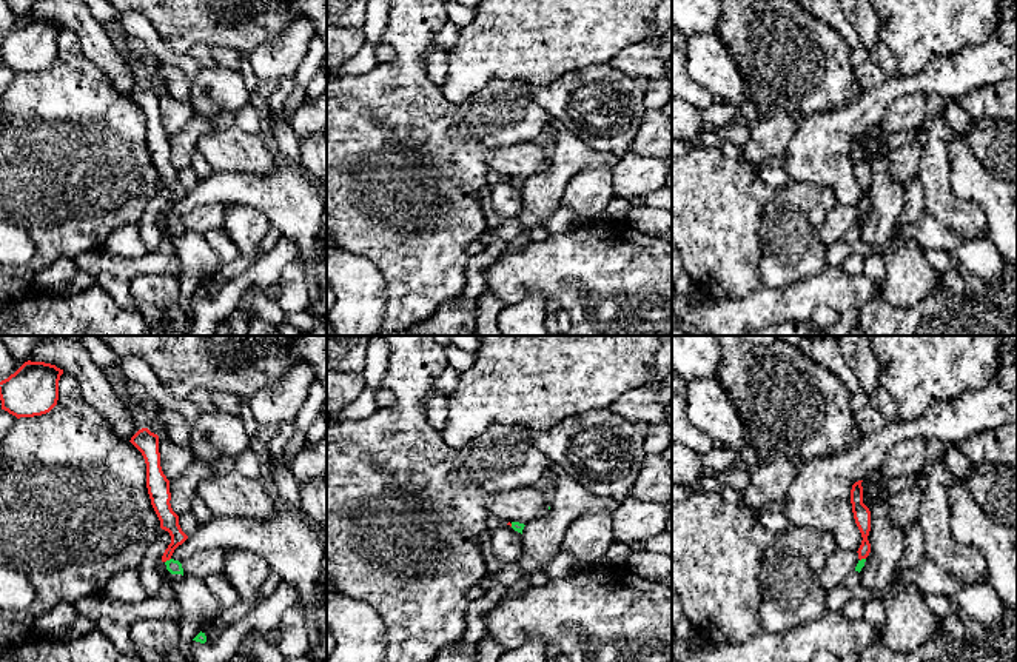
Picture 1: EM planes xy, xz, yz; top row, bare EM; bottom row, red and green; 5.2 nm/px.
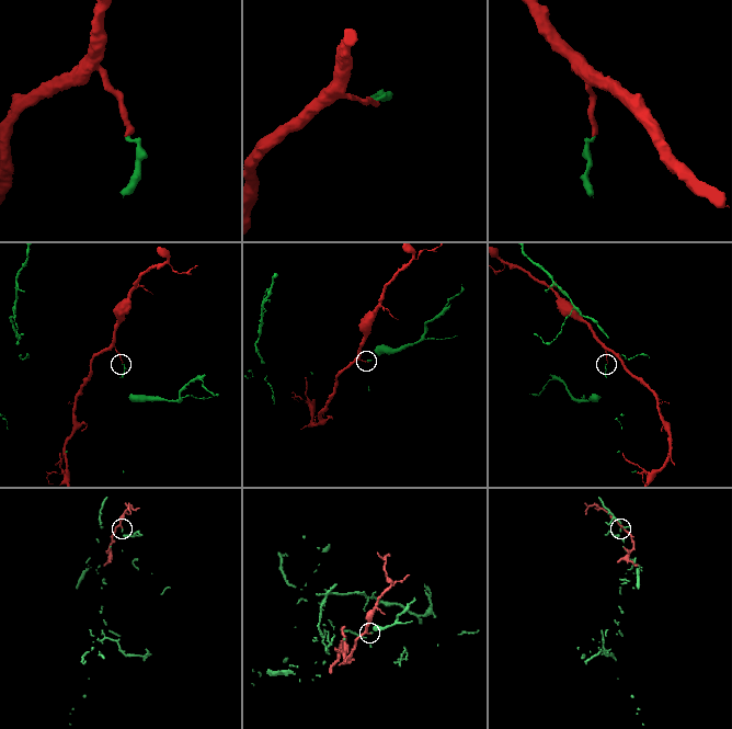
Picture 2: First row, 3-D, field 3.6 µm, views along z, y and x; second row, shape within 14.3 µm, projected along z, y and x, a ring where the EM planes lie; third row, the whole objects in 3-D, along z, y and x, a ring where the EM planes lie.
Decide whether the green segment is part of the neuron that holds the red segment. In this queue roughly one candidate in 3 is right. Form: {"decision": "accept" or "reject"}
{"decision": "reject"}

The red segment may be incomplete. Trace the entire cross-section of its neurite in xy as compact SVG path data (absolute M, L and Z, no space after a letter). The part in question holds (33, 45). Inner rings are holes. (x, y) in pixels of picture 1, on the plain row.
M25 17L0 37L2 65L20 72L49 68L59 55L59 35L63 25L45 17Z

